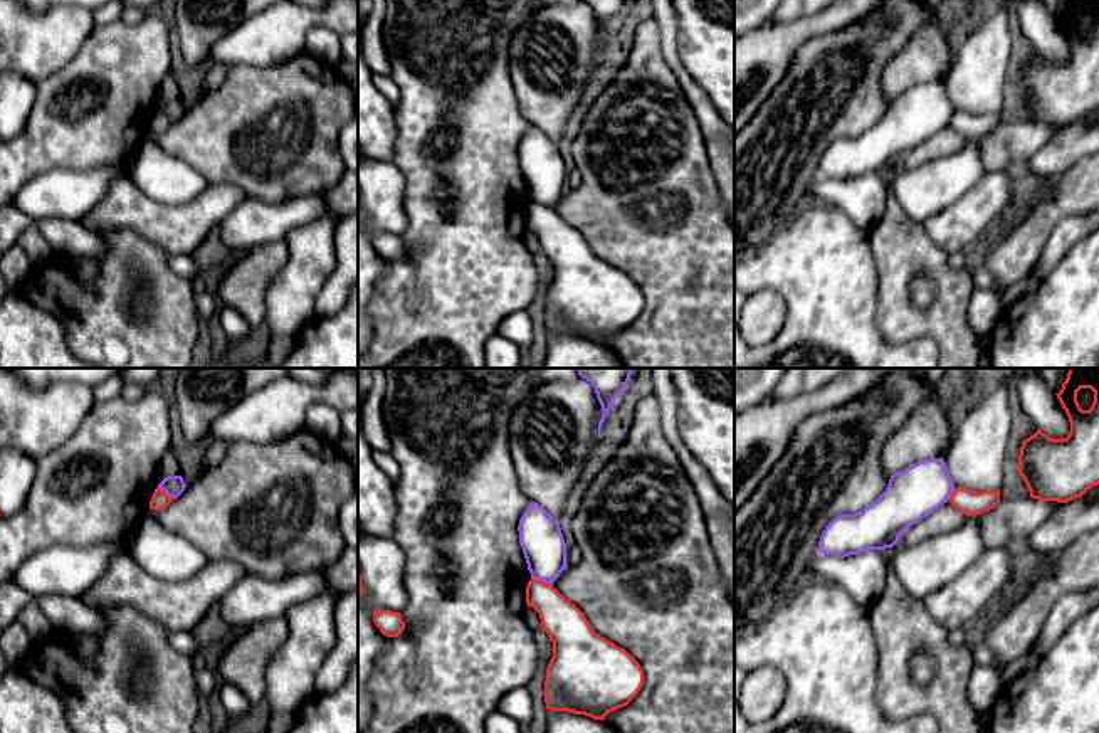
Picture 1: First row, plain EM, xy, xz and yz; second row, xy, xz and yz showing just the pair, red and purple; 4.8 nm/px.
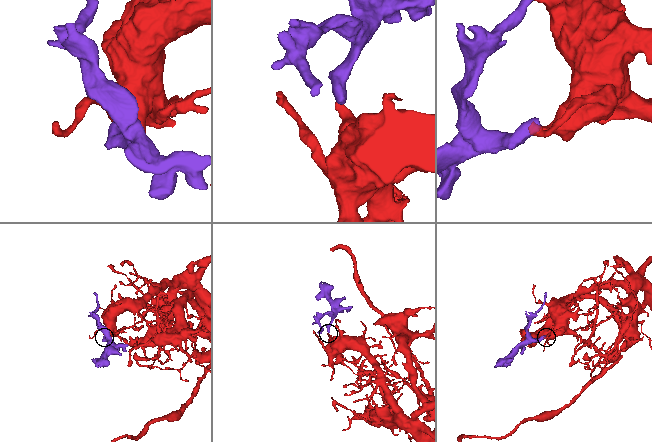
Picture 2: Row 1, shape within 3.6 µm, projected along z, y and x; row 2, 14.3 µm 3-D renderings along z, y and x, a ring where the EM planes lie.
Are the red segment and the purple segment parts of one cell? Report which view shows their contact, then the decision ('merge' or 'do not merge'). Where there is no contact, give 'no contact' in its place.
contact in xz; do not merge

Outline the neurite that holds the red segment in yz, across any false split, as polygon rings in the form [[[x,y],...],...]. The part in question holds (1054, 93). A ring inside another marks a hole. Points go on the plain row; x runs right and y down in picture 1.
[[[1067,0],[1055,18],[1069,40],[1070,55],[1065,62],[1052,62],[1039,52],[1025,62],[1018,96],[1030,121],[1069,126],[1099,108],[1099,0]],[[1081,12],[1094,15],[1089,34],[1077,25]]]

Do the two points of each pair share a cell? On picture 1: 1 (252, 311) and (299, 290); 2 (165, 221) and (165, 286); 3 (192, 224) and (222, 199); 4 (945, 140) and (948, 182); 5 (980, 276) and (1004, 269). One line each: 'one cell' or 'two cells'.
1: two cells
2: two cells
3: one cell
4: two cells
5: two cells

